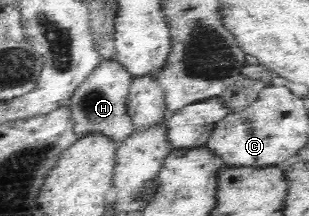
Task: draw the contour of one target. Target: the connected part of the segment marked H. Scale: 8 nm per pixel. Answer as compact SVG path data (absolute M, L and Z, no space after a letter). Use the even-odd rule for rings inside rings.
M116 60L102 61L73 93L67 108L71 112L72 129L76 140L82 140L90 134L99 134L111 140L116 147L122 146L126 138L136 131L127 111L127 97L133 78Z

